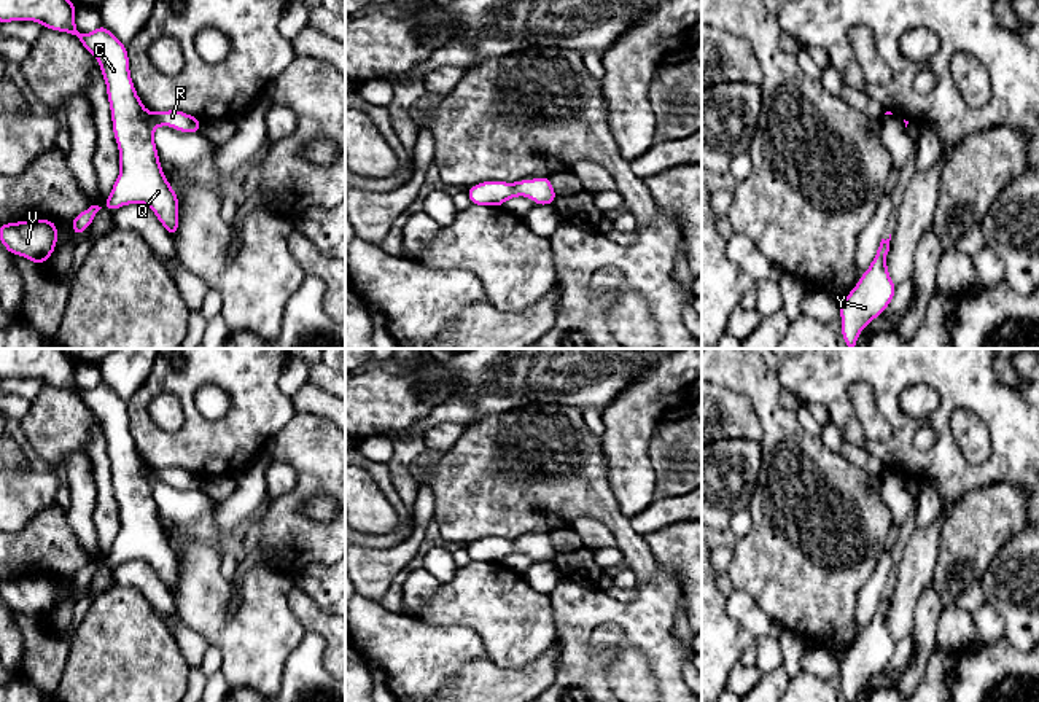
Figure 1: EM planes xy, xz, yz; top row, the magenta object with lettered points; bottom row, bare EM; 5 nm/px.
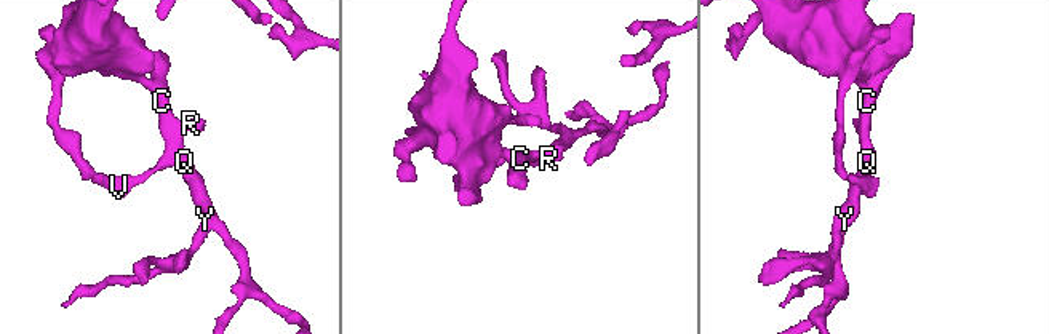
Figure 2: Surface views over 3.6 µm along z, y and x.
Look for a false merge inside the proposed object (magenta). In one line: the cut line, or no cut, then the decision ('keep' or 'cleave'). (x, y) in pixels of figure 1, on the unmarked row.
no cut | keep

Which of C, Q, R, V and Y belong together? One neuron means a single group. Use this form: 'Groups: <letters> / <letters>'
Groups: C Q R V Y

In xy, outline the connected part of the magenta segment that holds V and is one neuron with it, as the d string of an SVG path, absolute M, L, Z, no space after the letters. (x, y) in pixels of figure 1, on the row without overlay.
M53 576L16 578L0 581L0 599L14 613L43 621L57 600L57 583Z

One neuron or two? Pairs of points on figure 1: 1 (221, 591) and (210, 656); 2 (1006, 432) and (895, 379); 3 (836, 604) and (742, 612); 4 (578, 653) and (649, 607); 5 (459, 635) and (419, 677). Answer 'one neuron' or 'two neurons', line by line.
1: two neurons
2: one neuron
3: two neurons
4: one neuron
5: one neuron

